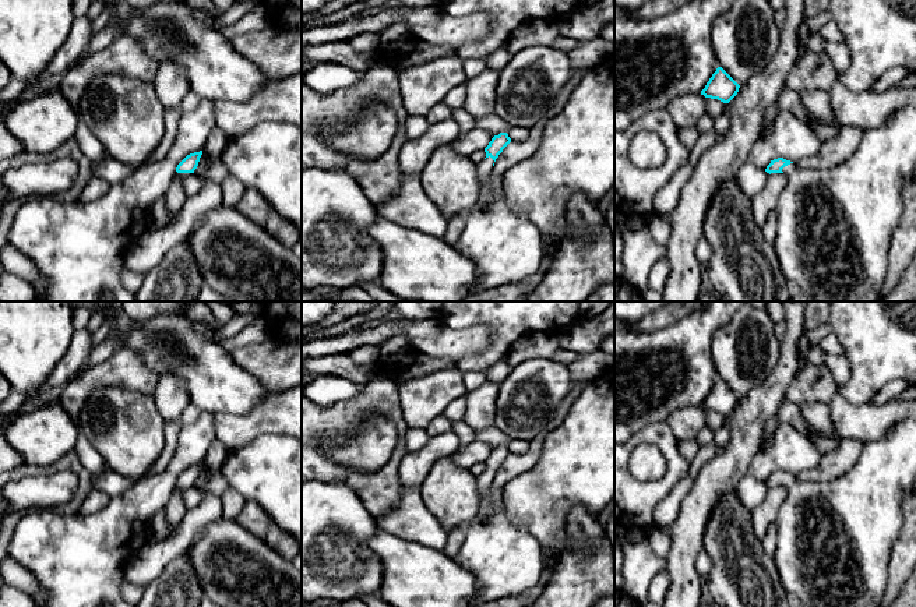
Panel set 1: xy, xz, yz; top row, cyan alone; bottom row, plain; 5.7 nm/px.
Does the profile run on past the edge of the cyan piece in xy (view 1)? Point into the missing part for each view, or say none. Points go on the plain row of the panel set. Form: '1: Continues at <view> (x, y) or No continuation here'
1: No continuation here

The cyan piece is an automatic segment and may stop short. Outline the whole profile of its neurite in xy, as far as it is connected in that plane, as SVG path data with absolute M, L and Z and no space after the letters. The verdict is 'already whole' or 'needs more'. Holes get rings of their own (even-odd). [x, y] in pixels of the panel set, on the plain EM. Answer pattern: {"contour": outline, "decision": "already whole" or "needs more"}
{"contour": "M202 463L187 467L176 480L177 486L194 486L198 479Z", "decision": "already whole"}

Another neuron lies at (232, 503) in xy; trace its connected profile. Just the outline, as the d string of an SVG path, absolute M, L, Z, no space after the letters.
M228 487L221 494L222 501L222 518L223 519L236 519L239 514L242 512L246 498L243 498L236 490L232 487Z

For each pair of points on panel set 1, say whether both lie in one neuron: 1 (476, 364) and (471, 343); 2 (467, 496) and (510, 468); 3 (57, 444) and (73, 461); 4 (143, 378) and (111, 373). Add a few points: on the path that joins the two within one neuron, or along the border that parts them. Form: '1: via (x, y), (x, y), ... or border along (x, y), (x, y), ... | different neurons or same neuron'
1: border along (495, 330), (492, 341), (483, 349), (455, 363) | different neurons
2: border along (481, 496), (478, 514), (469, 523) | different neurons
3: border along (73, 450), (53, 463) | different neurons
4: via (134, 376), (131, 373), (119, 373) | same neuron

